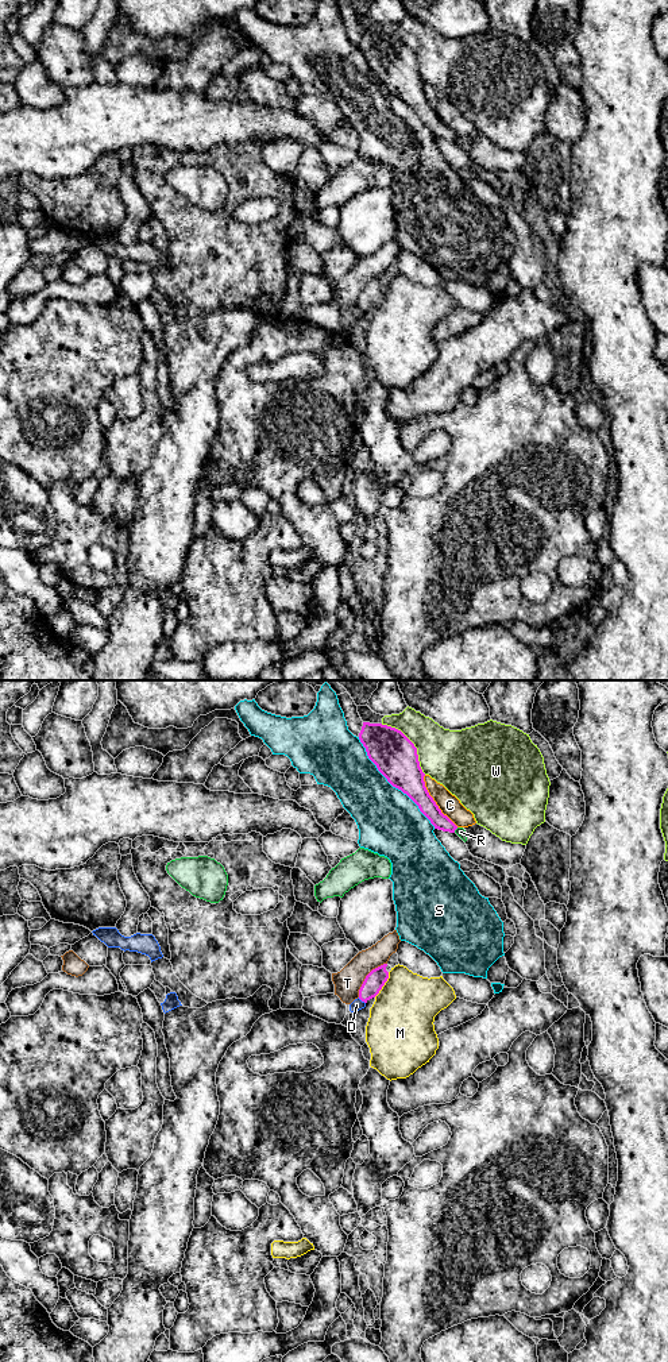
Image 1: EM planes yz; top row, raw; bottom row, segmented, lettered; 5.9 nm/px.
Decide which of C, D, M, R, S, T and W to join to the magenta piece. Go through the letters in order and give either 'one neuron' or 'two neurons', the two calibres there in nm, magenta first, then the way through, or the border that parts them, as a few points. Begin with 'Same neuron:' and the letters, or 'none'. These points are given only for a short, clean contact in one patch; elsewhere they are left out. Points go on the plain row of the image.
Same neuron: D
C: two neurons; calibres 200 and 120 nm
D: one neuron; calibres 120 and 70 nm; way yz (374, 290), (362, 309), (356, 313)
M: two neurons; calibres 120 and 380 nm
R: two neurons; calibres 100 and 60 nm; border yz (458, 137), (454, 141)
S: two neurons; calibres 260 and 380 nm
T: two neurons; calibres 120 and 160 nm; border yz (386, 271), (375, 276), (366, 285), (358, 305)
W: two neurons; calibres 260 and 320 nm

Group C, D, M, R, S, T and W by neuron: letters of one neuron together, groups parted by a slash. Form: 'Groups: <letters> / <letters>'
Groups: C / D / M / R / S / T / W

